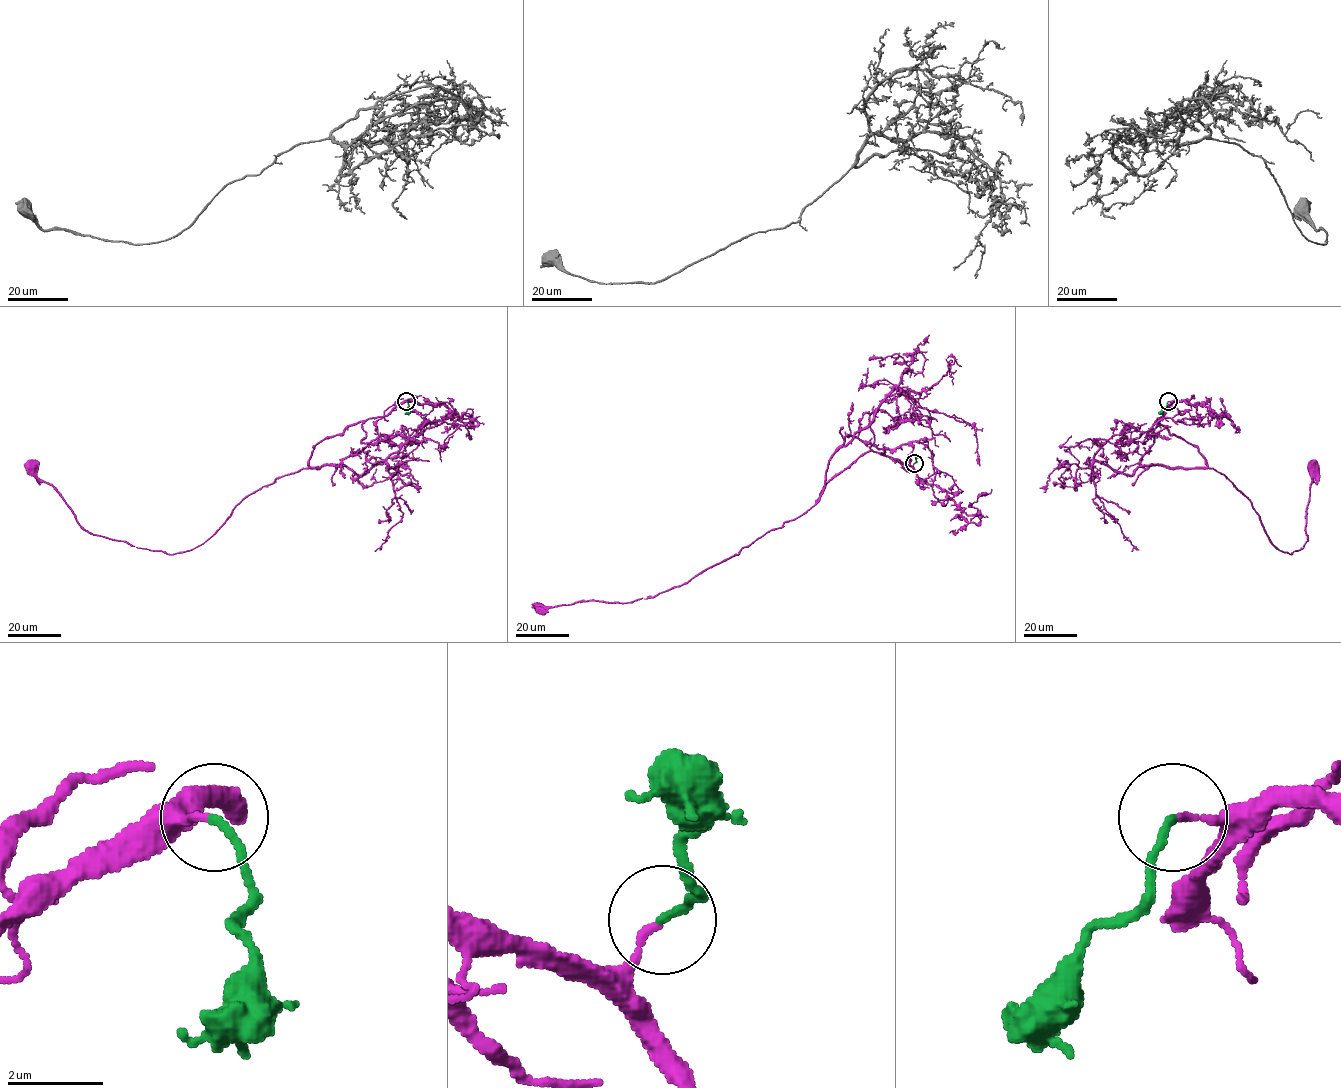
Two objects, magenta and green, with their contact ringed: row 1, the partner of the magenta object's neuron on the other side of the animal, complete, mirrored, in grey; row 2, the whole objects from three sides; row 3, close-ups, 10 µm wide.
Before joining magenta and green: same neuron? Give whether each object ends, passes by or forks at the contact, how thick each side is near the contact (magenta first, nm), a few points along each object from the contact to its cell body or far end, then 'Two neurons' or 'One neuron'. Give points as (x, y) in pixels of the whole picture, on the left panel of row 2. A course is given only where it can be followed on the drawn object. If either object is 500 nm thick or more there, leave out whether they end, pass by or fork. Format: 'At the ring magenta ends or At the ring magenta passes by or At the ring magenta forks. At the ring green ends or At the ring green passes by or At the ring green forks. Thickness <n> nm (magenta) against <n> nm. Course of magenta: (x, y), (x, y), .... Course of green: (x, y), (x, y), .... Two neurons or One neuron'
At the ring magenta ends. At the ring green ends. Thickness 140 nm (magenta) against 150 nm. Course of magenta: (406, 401), (326, 436), (306, 468), (244, 497), (202, 544), (173, 554), (90, 534), (31, 466). Course of green: (406, 401), (406, 414). One neuron

